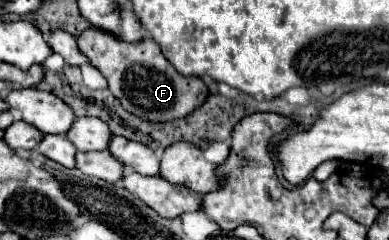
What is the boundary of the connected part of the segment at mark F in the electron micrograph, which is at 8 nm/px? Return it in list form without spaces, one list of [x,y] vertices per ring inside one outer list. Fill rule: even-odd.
[[[88,28],[78,36],[78,48],[108,80],[110,92],[122,102],[122,106],[140,118],[154,122],[184,118],[206,100],[206,84],[196,76],[178,74],[174,66],[162,56],[162,50],[152,38],[128,44],[104,30]]]

